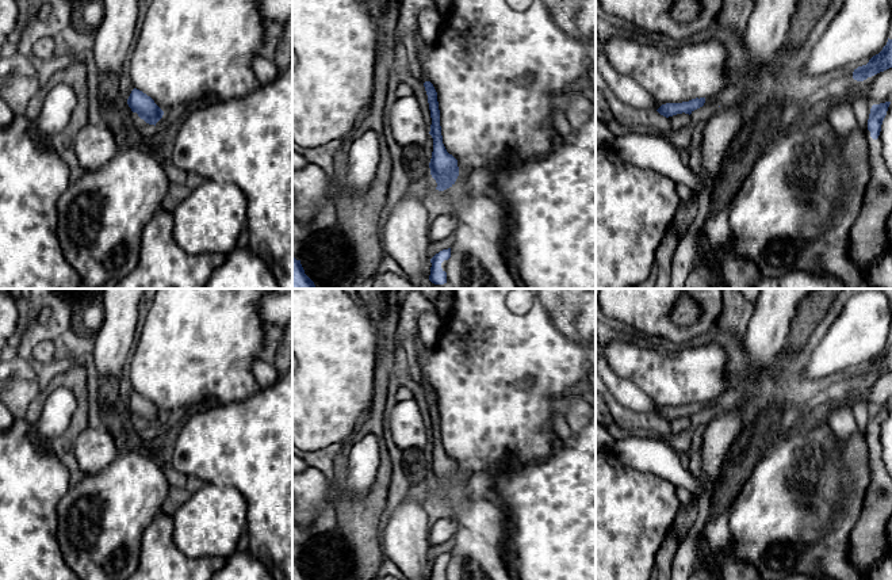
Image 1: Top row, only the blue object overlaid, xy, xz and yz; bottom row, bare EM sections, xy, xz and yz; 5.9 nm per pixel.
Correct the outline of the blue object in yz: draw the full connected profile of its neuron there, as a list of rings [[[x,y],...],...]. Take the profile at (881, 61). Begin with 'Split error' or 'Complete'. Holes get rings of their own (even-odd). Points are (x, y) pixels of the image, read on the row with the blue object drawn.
Complete. [[[888,38],[887,45],[883,50],[873,56],[866,65],[858,66],[853,72],[853,79],[857,81],[864,81],[880,72],[892,68],[892,39]]]

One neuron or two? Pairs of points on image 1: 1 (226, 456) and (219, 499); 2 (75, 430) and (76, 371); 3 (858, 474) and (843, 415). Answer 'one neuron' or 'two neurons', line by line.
1: two neurons
2: one neuron
3: two neurons

